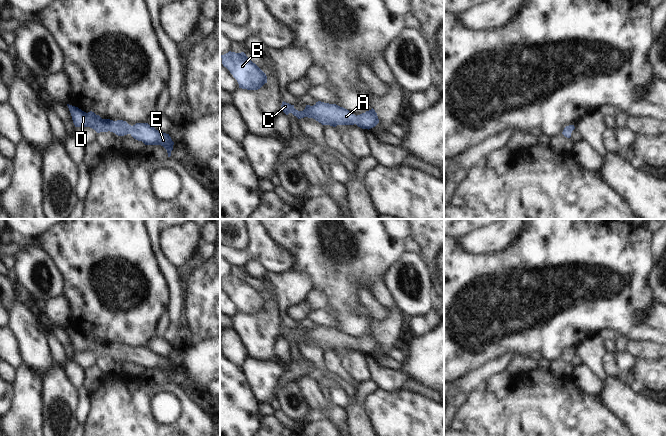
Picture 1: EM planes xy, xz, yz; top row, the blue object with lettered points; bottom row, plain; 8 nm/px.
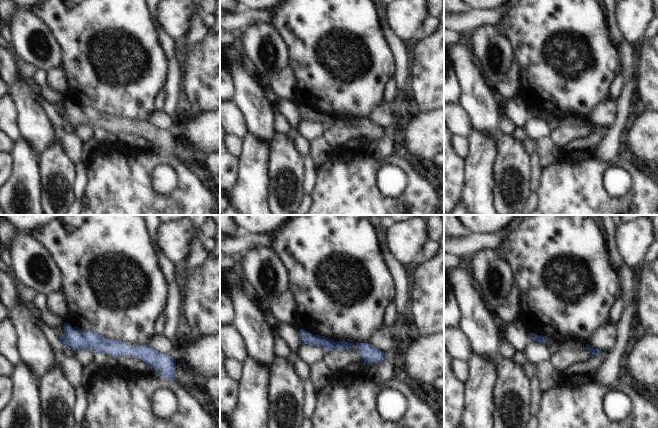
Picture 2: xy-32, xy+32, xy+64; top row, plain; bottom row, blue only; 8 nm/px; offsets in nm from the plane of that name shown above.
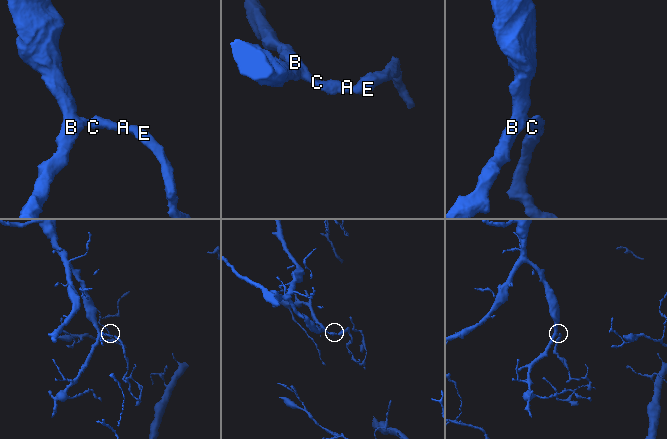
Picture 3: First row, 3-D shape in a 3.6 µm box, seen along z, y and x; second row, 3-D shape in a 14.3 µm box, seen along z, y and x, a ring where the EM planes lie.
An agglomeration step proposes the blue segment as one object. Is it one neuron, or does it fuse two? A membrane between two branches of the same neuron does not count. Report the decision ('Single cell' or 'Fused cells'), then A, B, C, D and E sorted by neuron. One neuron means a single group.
Single cell. Groups: A B C D E.

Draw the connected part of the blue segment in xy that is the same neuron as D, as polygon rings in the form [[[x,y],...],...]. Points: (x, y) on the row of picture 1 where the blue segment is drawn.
[[[69,104],[67,106],[75,127],[90,127],[97,133],[110,131],[118,136],[130,134],[134,139],[142,141],[145,145],[163,146],[167,150],[168,157],[171,156],[174,142],[169,134],[156,130],[148,123],[136,123],[131,126],[123,120],[102,119],[92,111],[86,113],[78,107]]]

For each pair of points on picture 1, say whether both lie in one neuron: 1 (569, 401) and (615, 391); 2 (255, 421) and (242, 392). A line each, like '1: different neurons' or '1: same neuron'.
1: different neurons
2: same neuron

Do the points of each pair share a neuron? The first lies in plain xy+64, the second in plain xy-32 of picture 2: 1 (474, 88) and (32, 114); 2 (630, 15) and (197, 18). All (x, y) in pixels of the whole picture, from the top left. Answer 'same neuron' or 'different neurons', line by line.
1: same neuron
2: different neurons

